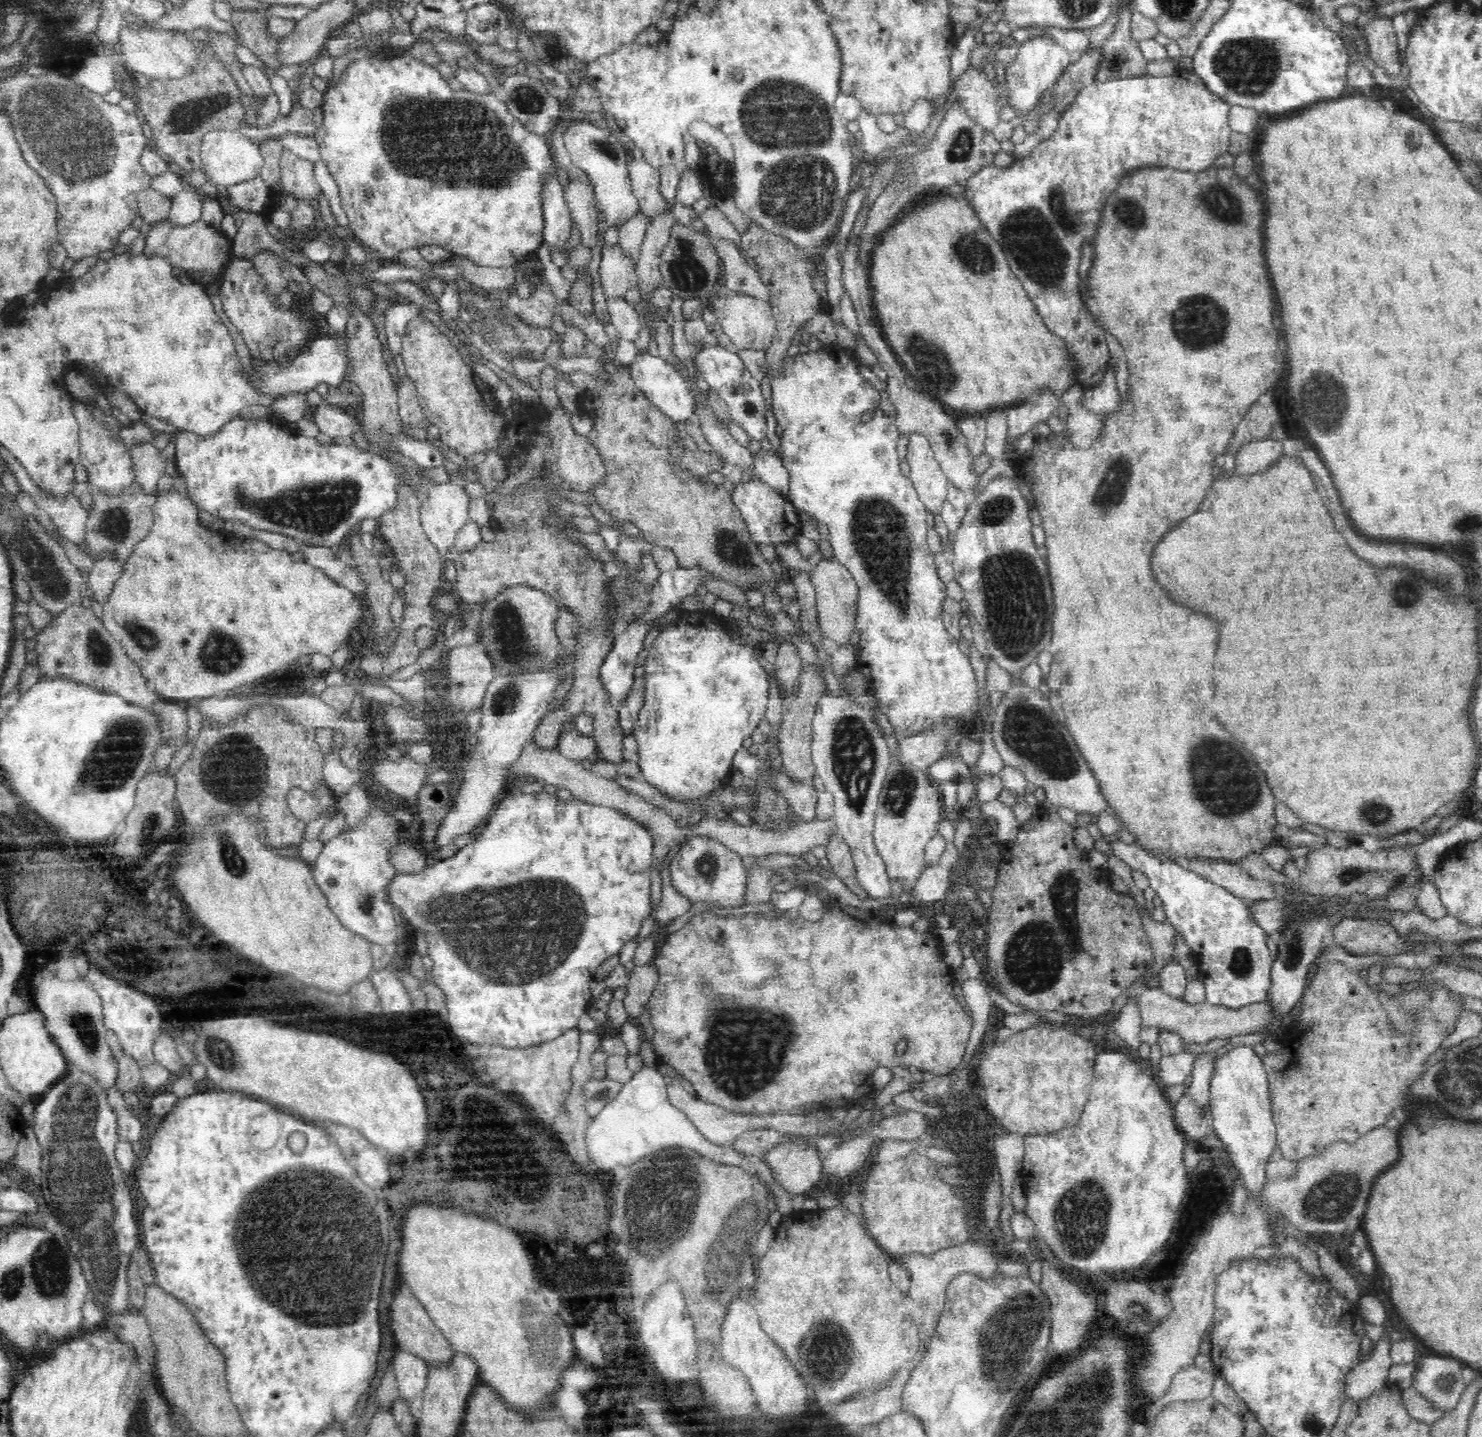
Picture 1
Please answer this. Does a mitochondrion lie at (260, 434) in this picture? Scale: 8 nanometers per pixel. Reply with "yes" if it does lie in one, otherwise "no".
no

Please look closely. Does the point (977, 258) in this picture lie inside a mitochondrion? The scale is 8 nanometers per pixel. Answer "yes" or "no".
yes

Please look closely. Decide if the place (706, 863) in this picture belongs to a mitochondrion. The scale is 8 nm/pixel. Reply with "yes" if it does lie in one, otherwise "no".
yes

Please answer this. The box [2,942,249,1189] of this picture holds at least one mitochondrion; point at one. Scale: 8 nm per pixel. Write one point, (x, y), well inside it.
(84, 1024)

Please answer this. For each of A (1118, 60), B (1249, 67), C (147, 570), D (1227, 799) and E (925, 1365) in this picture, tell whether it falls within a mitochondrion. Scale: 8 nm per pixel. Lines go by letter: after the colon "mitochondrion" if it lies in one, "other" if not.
A: mitochondrion
B: mitochondrion
C: other
D: mitochondrion
E: other

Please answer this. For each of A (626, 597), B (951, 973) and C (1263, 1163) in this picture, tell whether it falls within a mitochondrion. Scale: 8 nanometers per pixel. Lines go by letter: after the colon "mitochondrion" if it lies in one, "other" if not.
A: mitochondrion
B: other
C: other

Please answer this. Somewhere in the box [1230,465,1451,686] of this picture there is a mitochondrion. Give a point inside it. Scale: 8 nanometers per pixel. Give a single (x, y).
(1403, 593)

